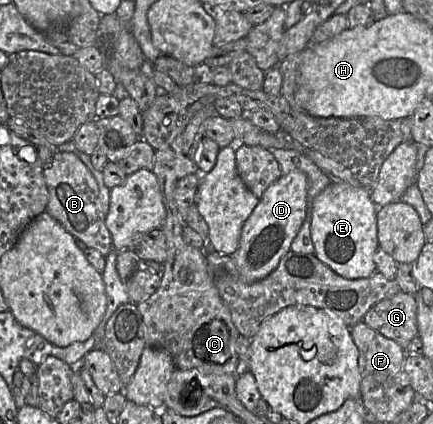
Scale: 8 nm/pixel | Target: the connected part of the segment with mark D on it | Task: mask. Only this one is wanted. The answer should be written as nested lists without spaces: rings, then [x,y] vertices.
[[[301,171],[281,175],[264,192],[253,212],[245,221],[239,247],[233,256],[240,276],[254,282],[266,278],[273,272],[281,258],[290,251],[290,246],[299,232],[307,209],[309,181]]]

